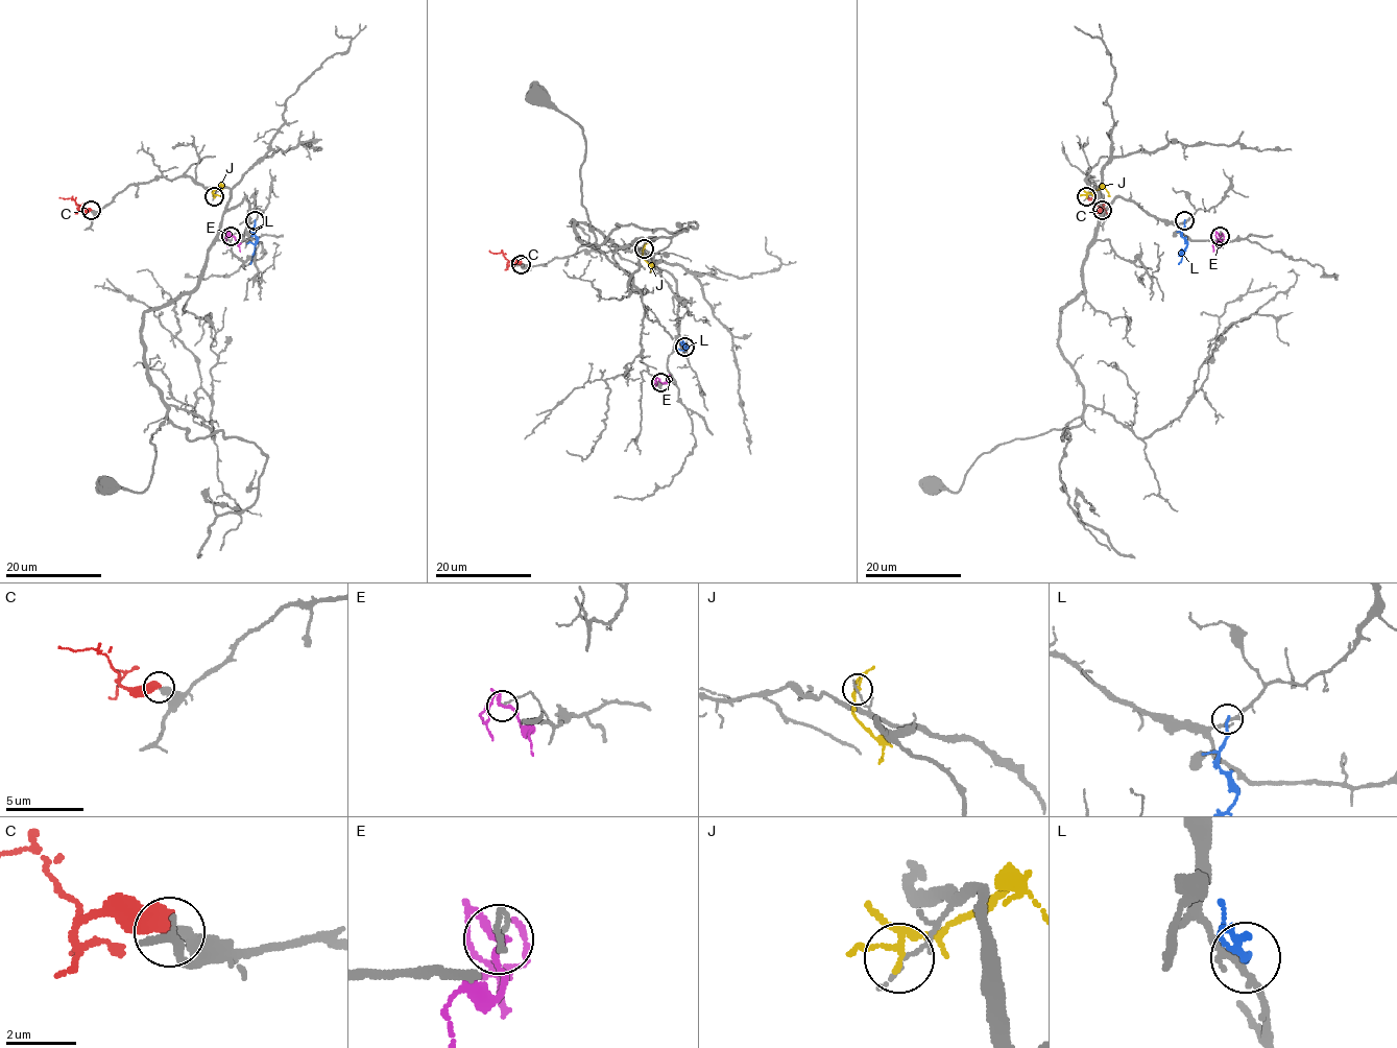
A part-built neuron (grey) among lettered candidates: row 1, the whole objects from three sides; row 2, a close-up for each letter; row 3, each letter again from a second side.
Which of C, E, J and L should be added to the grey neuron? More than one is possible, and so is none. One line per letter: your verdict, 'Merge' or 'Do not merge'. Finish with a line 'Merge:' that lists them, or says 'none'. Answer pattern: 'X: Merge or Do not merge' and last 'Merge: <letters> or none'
C: Do not merge
E: Do not merge
J: Do not merge
L: Do not merge
Merge: none

